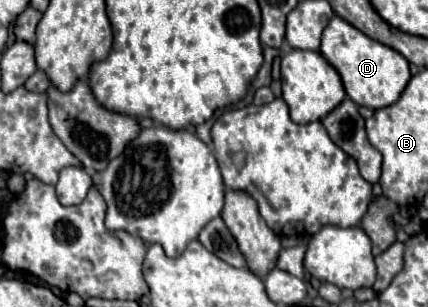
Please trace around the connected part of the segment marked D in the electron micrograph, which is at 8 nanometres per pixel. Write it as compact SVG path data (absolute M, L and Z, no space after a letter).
M334 17L324 29L320 53L328 59L330 65L338 69L344 81L346 95L356 105L364 105L368 109L382 109L382 107L396 103L396 99L400 99L404 87L408 85L412 77L410 65L404 59L404 55L400 55L388 45L382 45L370 39L368 35L364 35L362 31L358 31L356 27L352 27L348 21L340 17Z

